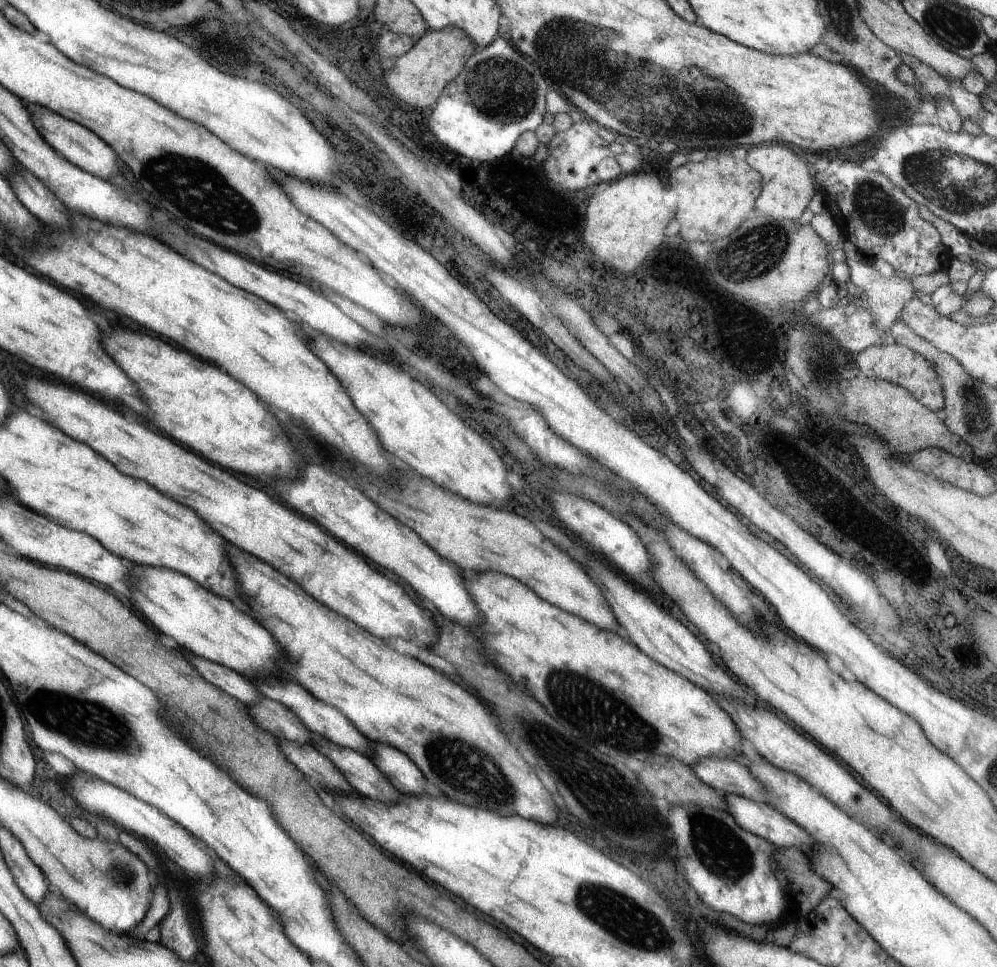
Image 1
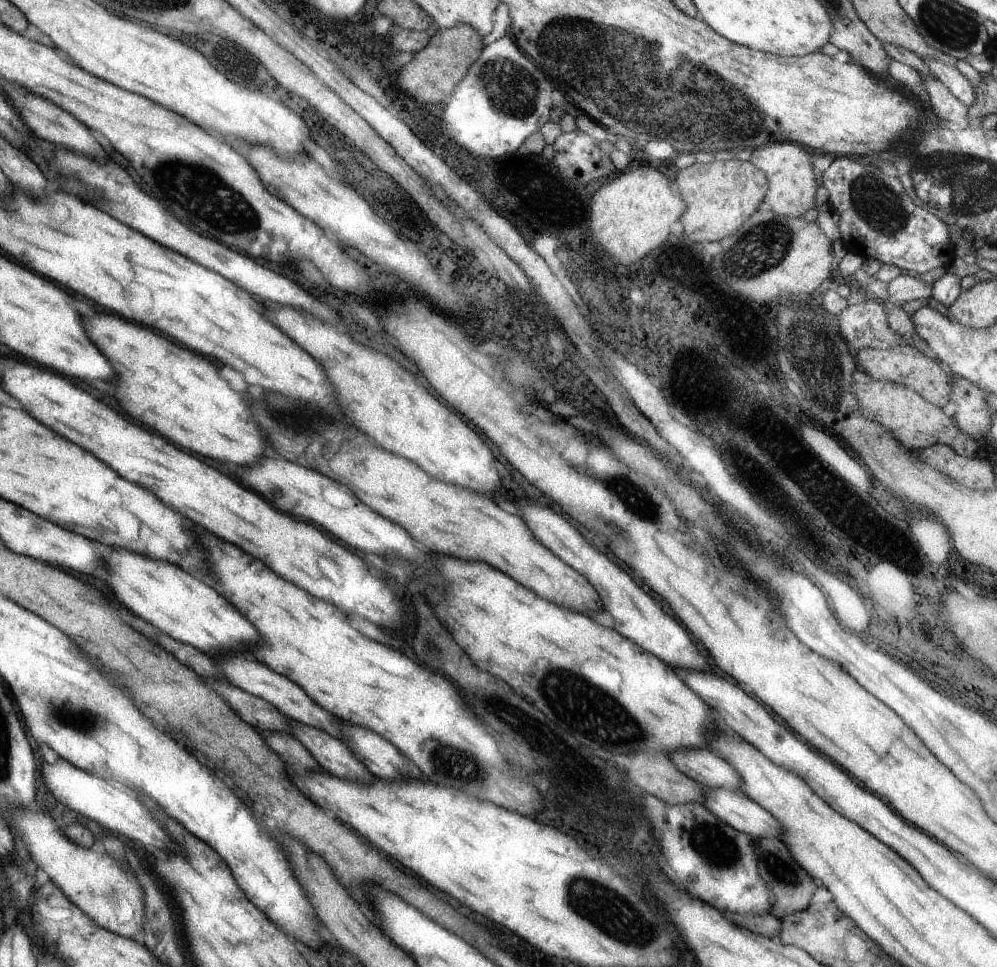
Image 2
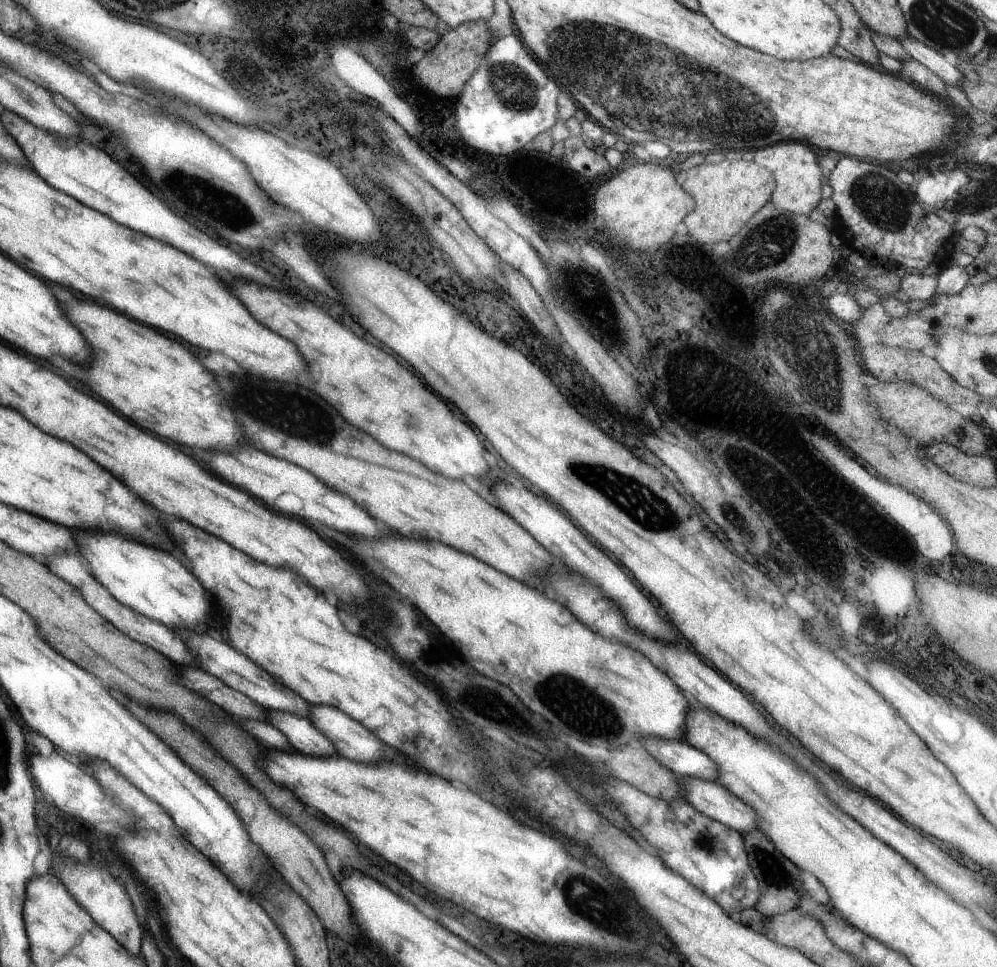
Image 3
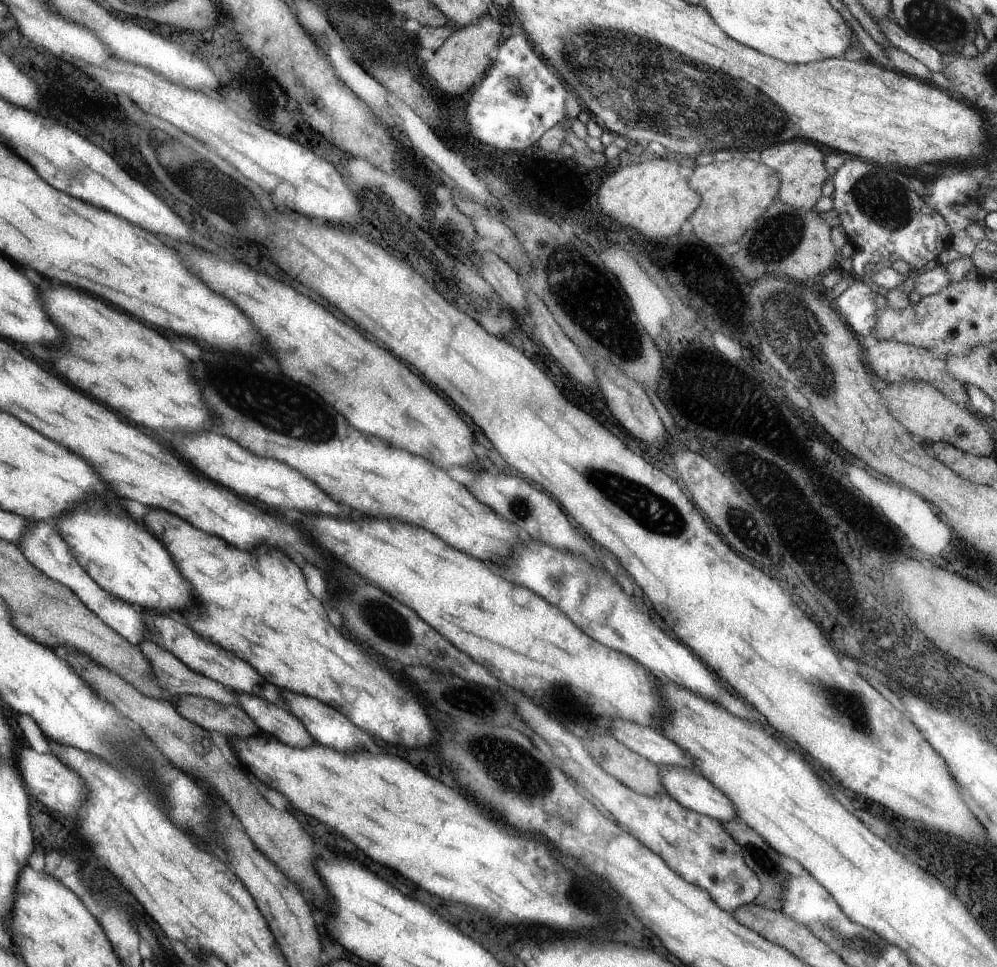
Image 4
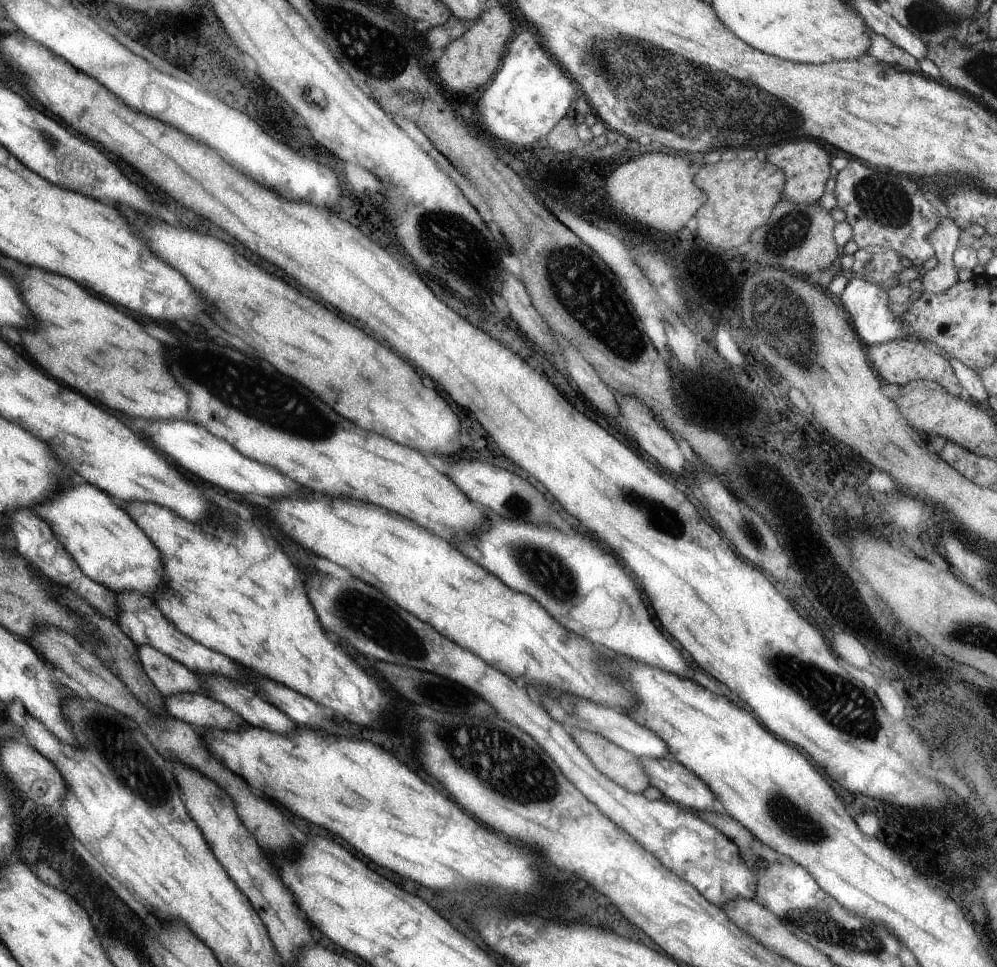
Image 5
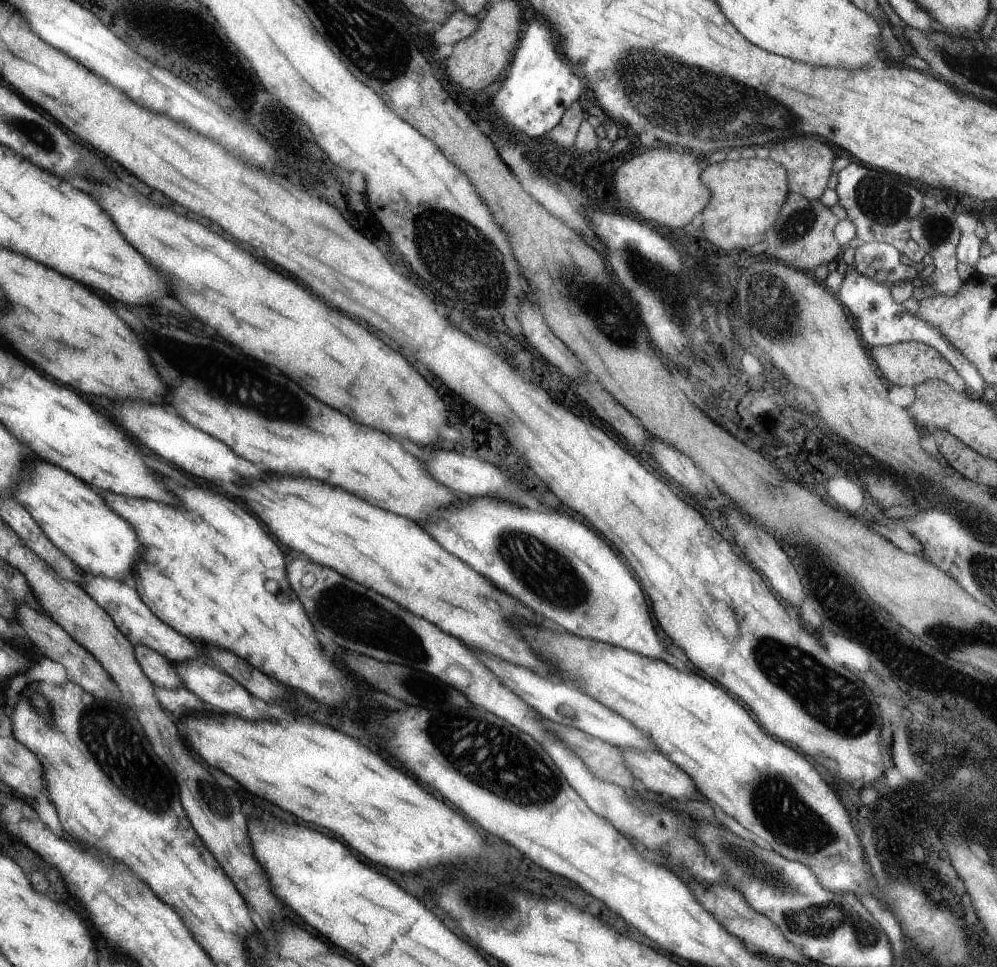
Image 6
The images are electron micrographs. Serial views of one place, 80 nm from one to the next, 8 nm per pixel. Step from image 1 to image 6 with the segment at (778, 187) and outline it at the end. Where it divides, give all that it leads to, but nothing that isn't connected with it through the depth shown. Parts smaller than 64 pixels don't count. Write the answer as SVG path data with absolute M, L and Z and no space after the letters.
M800 136L800 138L790 138L786 142L776 142L770 148L770 158L786 169L791 192L813 201L820 199L826 190L836 156L828 144L824 144L812 136Z

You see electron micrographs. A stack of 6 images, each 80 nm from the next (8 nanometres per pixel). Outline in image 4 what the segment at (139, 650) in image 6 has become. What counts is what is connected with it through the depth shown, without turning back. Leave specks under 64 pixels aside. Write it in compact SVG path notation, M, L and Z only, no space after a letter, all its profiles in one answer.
M142 642L140 644L142 654L146 654L152 668L156 668L160 688L164 695L172 699L172 696L199 696L210 698L228 706L236 704L234 692L202 674L192 672L188 666L184 666L178 658L174 658L170 652L158 648L156 644Z

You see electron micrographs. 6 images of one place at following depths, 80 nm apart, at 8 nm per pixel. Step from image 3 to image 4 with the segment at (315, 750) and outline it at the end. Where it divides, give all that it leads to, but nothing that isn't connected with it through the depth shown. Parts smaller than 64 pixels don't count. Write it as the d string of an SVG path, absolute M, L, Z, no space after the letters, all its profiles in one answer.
M236 694L238 704L244 708L244 712L250 716L250 720L268 734L276 734L276 738L284 738L290 746L308 746L312 744L312 736L306 732L300 720L296 720L288 710L274 706L272 702L248 696L248 694Z

